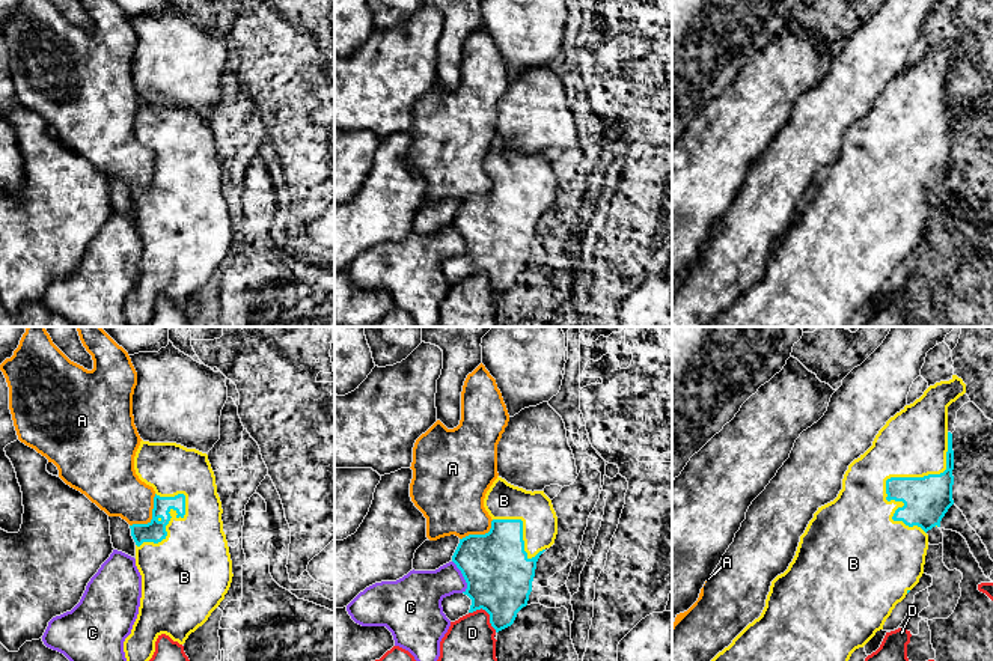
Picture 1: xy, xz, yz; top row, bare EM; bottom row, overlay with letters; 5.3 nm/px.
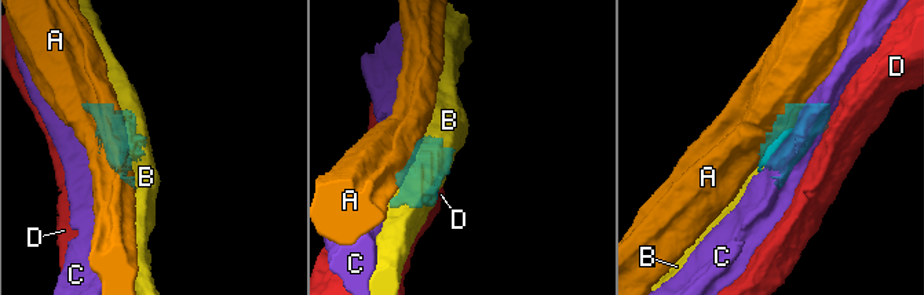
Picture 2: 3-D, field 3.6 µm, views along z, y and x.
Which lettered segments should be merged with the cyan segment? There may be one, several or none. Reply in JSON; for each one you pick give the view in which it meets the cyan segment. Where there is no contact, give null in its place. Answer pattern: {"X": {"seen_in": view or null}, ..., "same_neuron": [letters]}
{"B": {"seen_in": "yz"}, "same_neuron": ["B"]}

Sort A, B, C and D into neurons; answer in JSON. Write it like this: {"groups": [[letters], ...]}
{"groups": [["A"], ["B"], ["C"], ["D"]]}

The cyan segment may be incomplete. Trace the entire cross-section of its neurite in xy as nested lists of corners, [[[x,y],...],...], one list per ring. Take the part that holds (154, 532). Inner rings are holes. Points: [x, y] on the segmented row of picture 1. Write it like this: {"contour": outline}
{"contour": [[[140,441],[134,470],[155,491],[152,519],[133,524],[142,598],[131,634],[124,641],[127,661],[149,661],[161,634],[184,644],[220,605],[232,583],[232,560],[222,521],[222,501],[208,455],[176,443]]]}

